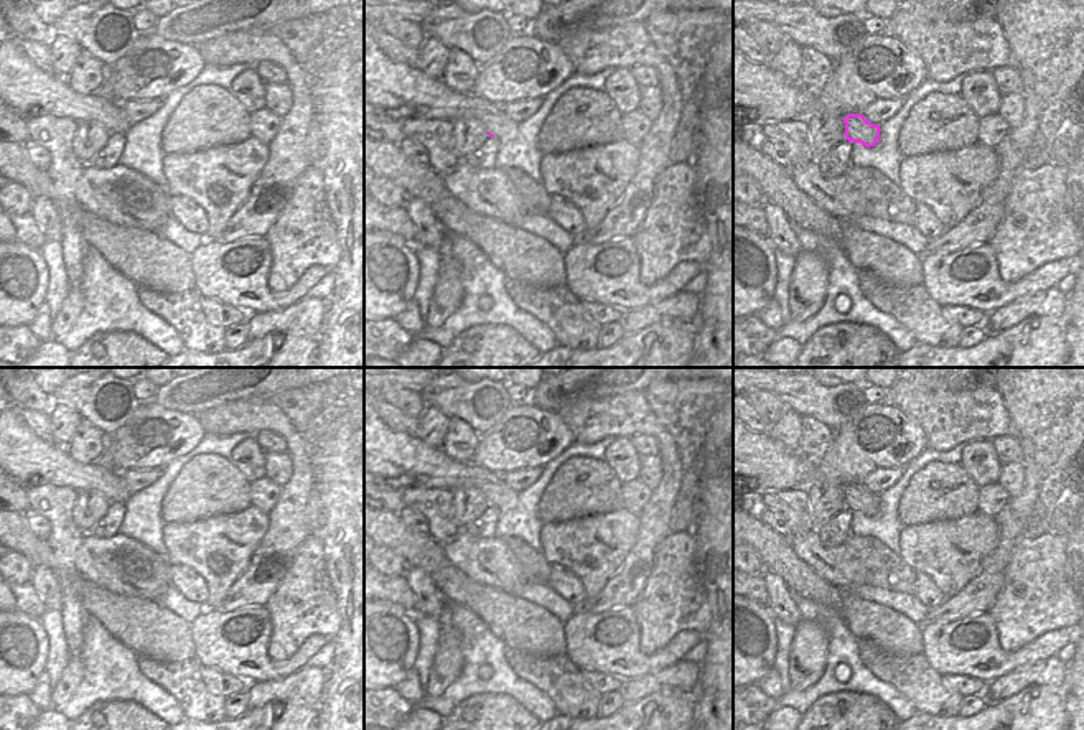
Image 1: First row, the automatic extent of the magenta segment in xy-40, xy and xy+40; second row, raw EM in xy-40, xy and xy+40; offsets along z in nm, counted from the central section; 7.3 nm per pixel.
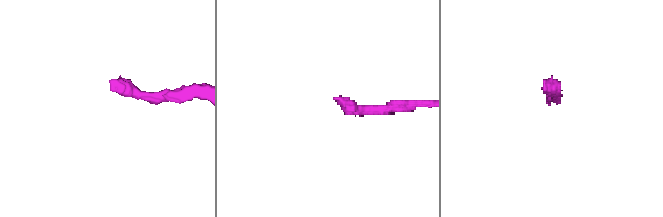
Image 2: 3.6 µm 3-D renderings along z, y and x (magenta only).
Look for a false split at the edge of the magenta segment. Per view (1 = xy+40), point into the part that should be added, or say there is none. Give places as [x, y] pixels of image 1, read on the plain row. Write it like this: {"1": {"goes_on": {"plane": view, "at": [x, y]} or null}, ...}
{"1": {"goes_on": null}}

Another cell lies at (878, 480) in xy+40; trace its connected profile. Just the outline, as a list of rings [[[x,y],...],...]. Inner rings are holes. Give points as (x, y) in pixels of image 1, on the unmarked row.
[[[876,468],[863,480],[862,484],[868,491],[880,494],[885,489],[895,486],[903,476],[903,473],[904,473],[904,468]]]

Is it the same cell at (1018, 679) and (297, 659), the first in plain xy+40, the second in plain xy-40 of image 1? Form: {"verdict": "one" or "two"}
{"verdict": "two"}

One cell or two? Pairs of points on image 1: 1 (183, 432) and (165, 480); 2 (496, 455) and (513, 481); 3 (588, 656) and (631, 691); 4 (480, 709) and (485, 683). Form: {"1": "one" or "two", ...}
{"1": "two", "2": "two", "3": "two", "4": "two"}

